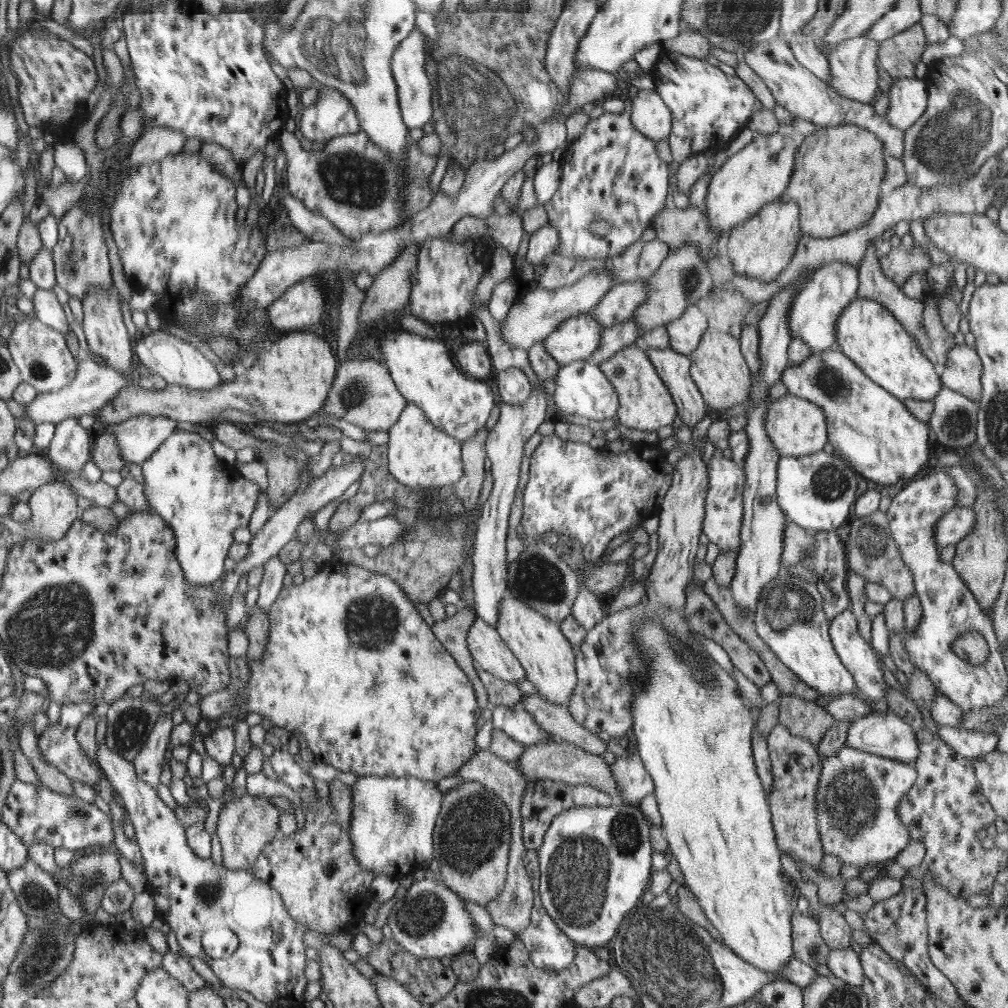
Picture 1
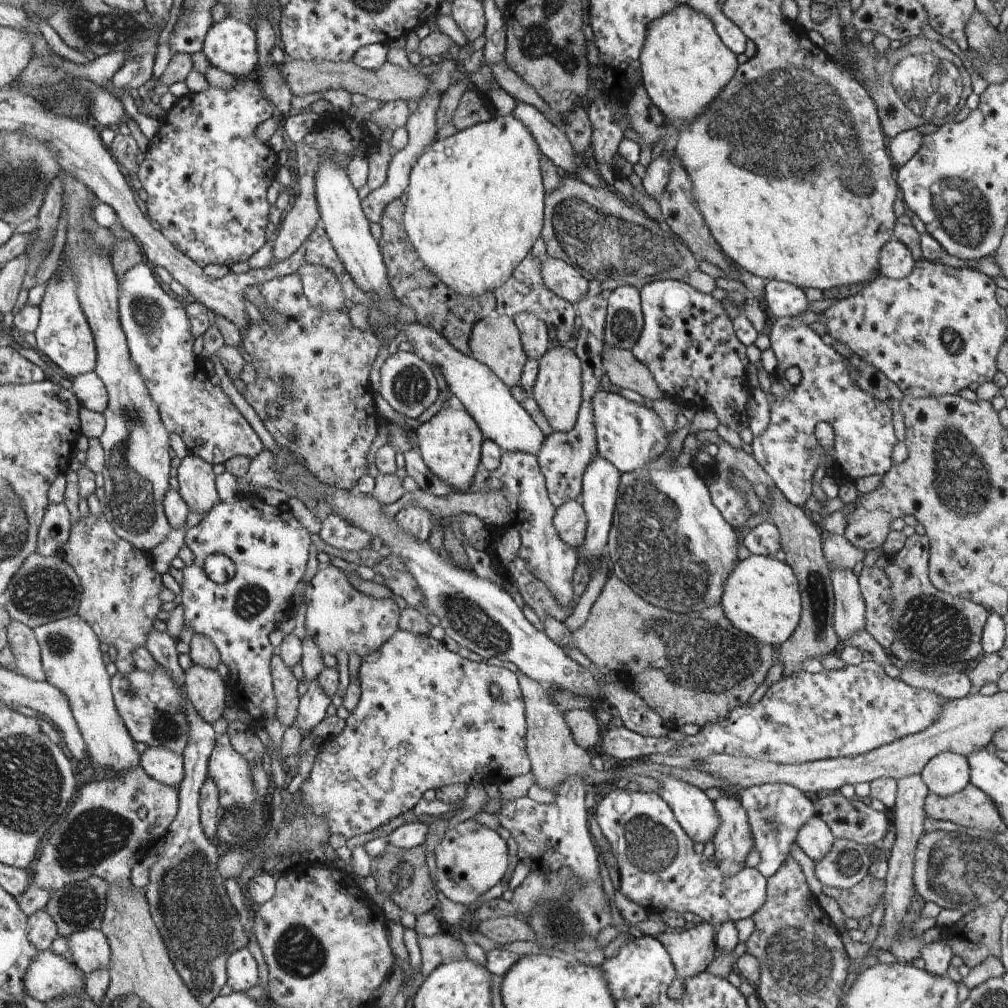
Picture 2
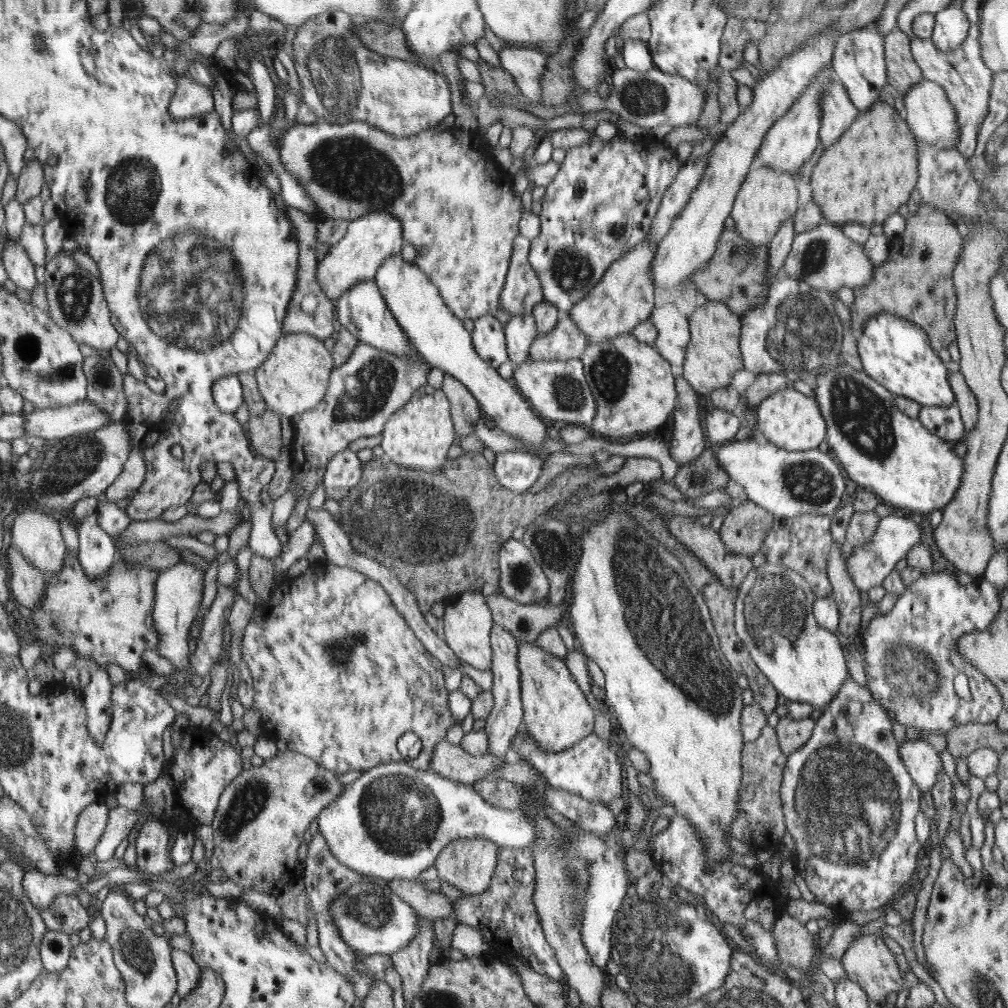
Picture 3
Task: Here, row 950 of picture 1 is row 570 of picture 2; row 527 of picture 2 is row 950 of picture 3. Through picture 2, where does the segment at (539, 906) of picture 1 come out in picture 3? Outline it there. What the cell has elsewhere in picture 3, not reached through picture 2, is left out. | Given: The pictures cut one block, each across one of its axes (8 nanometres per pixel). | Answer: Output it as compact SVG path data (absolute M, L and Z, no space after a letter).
M499 847L499 862L495 876L488 890L473 896L464 896L454 903L454 917L457 924L476 928L484 936L484 941L492 946L507 946L516 955L523 956L530 967L540 975L565 982L555 950L543 932L543 924L534 903L537 882L535 857L531 847Z

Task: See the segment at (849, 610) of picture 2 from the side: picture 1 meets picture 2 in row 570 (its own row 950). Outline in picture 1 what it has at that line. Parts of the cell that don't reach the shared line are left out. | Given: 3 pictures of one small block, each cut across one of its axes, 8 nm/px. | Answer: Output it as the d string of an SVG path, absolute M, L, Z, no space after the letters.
M851 948L830 950L826 962L828 973L850 986L861 987L863 984L863 969L859 955Z

